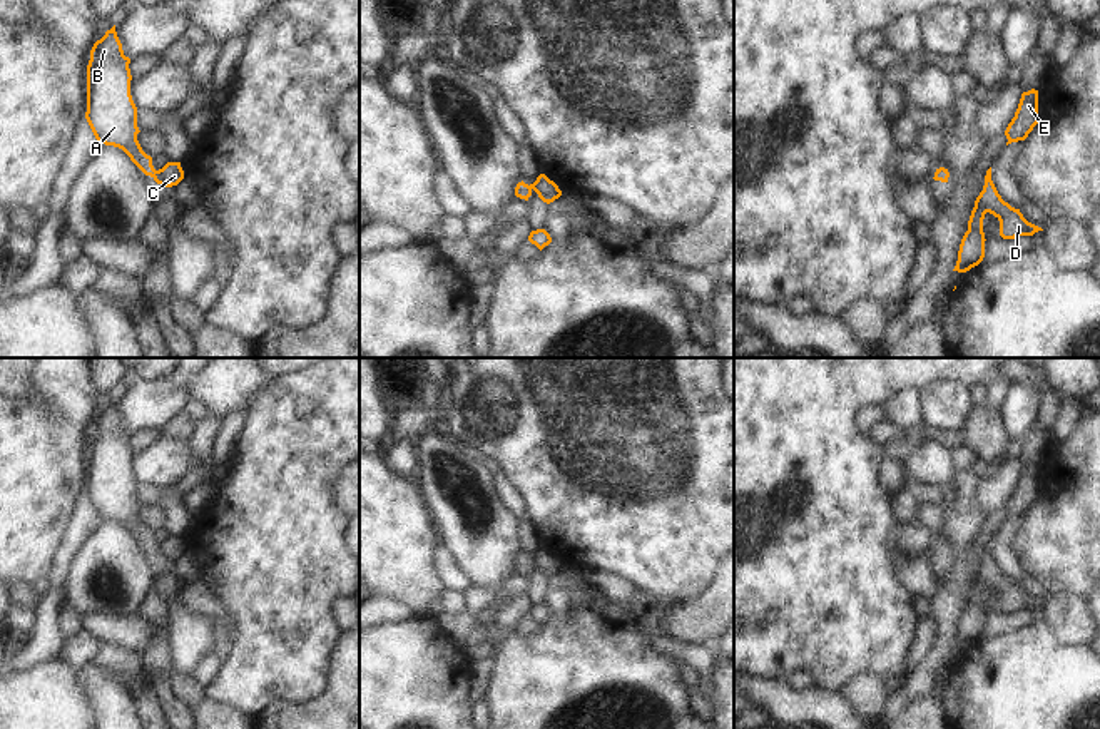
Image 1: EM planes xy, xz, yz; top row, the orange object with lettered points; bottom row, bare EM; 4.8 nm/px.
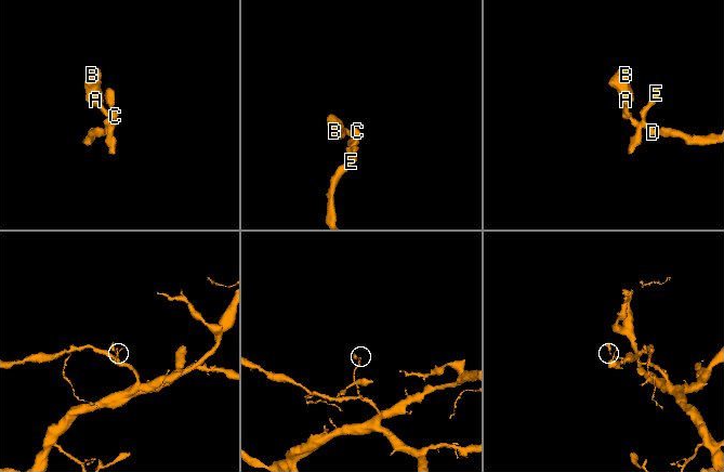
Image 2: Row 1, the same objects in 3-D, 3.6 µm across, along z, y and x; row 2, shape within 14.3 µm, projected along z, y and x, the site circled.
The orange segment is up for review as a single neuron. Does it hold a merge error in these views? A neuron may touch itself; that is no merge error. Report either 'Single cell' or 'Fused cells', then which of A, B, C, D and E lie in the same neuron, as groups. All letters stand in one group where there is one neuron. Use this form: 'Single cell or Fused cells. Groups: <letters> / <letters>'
Fused cells. Groups: A B / C D E

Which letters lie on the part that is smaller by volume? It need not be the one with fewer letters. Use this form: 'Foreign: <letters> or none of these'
Foreign: A, B

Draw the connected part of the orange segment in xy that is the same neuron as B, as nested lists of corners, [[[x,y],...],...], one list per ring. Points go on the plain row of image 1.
[[[114,400],[90,425],[85,493],[100,518],[122,523],[145,550],[154,552],[152,532],[137,515],[140,505],[129,438]]]

